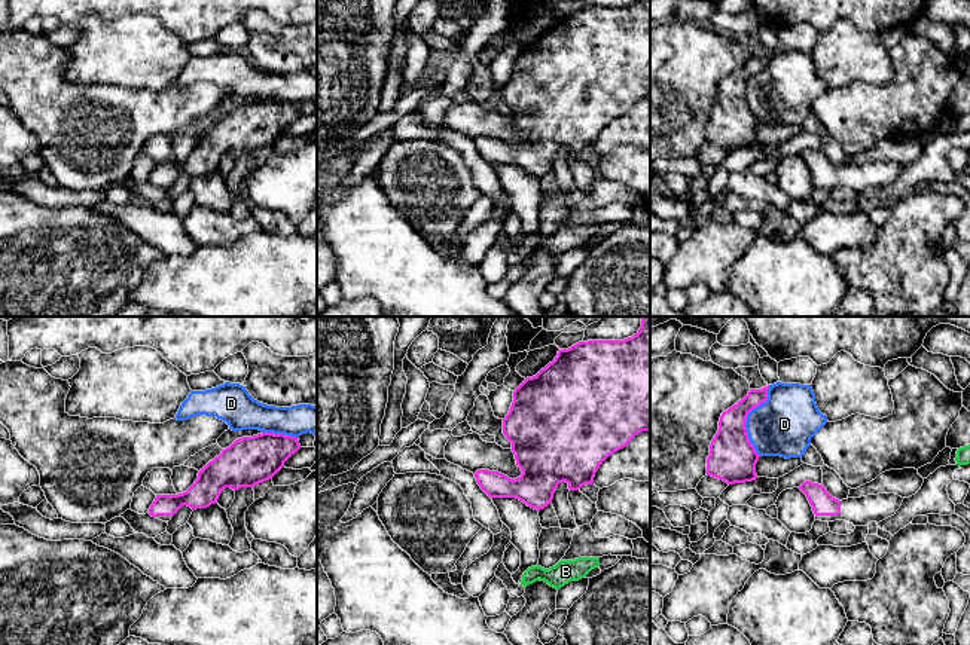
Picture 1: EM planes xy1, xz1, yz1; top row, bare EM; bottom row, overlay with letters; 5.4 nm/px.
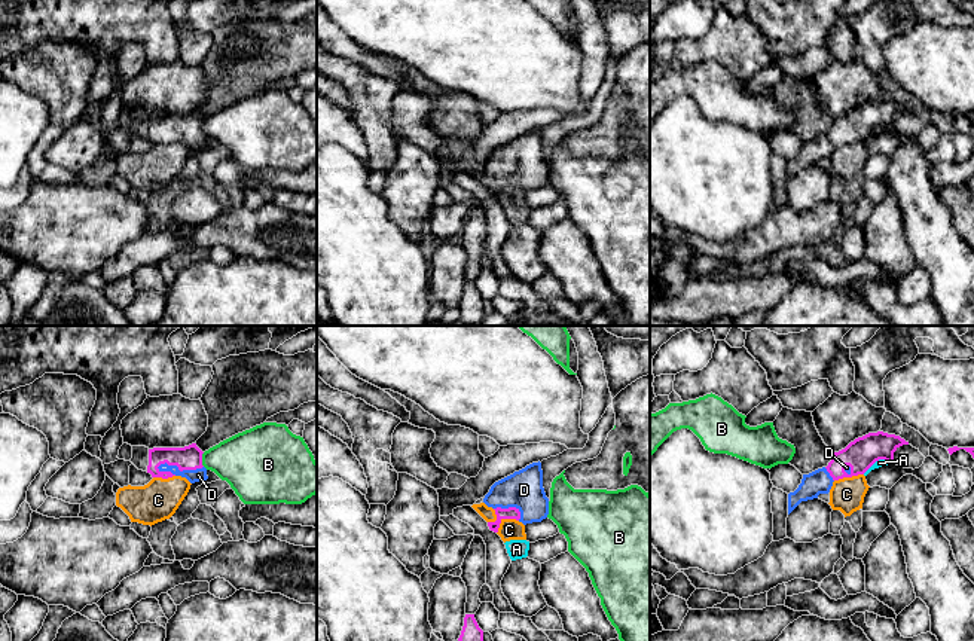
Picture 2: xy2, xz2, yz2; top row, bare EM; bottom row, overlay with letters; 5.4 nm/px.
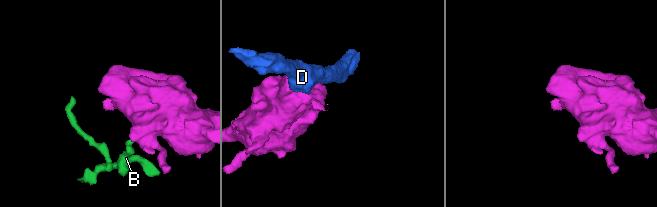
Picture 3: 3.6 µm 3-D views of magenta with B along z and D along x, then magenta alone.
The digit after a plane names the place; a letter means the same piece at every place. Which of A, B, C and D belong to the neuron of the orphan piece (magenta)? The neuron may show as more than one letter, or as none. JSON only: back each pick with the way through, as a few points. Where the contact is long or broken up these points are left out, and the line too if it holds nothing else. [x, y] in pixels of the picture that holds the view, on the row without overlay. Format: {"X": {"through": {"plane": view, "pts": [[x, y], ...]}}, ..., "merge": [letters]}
{"merge": ["D"]}

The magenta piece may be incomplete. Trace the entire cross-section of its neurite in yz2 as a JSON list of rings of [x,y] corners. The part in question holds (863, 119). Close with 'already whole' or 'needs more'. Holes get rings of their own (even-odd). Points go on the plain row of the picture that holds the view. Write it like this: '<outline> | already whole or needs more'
[[[883,98],[855,106],[845,116],[834,119],[827,134],[803,141],[799,155],[788,161],[788,181],[802,168],[828,161],[834,147],[864,141],[879,126],[894,131],[894,119],[903,112],[909,109]]] | needs more

